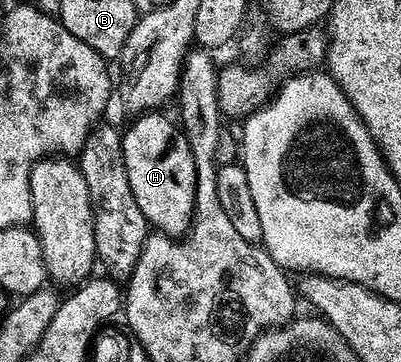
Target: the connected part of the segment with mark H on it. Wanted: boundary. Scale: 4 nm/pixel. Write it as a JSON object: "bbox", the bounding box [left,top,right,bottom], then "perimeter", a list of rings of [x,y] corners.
{"bbox":[121,112,196,238],"perimeter":[[[146,112],[136,115],[132,121],[129,127],[124,127],[121,147],[123,164],[127,168],[127,180],[131,184],[131,192],[135,192],[135,204],[139,204],[139,212],[143,212],[154,231],[167,234],[170,238],[182,237],[189,233],[189,227],[193,224],[196,198],[196,166],[185,132],[165,112]]]}

